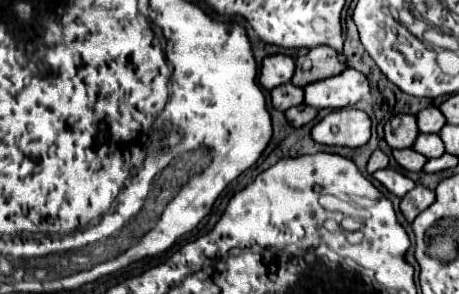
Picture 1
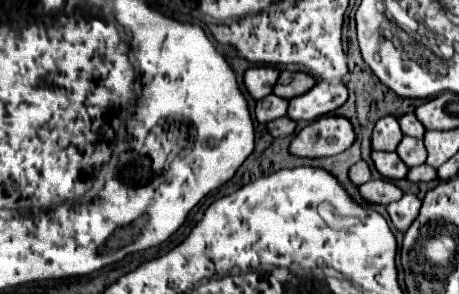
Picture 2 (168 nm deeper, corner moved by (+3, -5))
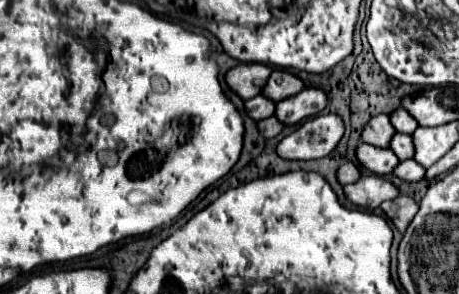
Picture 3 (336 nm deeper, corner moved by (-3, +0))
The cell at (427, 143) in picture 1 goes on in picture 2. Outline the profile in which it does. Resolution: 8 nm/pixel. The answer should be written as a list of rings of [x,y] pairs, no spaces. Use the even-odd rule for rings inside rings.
[[[405,136],[405,138],[399,142],[399,146],[397,146],[397,154],[399,154],[399,158],[401,158],[409,168],[411,168],[411,166],[425,164],[425,146],[423,146],[423,140]]]

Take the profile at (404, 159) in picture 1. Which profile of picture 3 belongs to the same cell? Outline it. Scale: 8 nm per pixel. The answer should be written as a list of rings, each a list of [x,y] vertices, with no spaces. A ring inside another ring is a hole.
[[[361,143],[357,147],[357,159],[375,175],[387,175],[393,173],[395,165],[399,165],[397,155],[391,149],[381,149],[381,147],[373,147],[367,143]]]

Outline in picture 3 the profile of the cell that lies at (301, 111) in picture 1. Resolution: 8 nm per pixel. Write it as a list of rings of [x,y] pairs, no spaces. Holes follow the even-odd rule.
[[[267,117],[267,119],[259,121],[257,125],[259,125],[261,135],[267,137],[267,139],[269,137],[277,137],[283,131],[283,123],[279,123],[279,119],[275,119],[275,117]]]

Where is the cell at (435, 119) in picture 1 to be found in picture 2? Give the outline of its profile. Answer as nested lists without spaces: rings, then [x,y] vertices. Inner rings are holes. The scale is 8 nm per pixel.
[[[405,114],[399,118],[399,126],[401,126],[401,132],[405,136],[413,136],[413,138],[421,138],[425,134],[425,128],[423,124],[417,120],[415,114]]]

